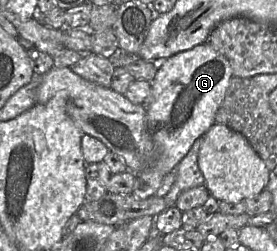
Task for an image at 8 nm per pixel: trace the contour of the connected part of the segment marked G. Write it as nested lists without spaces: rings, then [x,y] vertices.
[[[208,42],[159,63],[151,81],[151,97],[145,105],[154,150],[146,165],[134,173],[137,181],[132,195],[140,199],[155,196],[165,175],[175,172],[193,143],[215,124],[216,113],[224,101],[232,76],[228,60]]]

